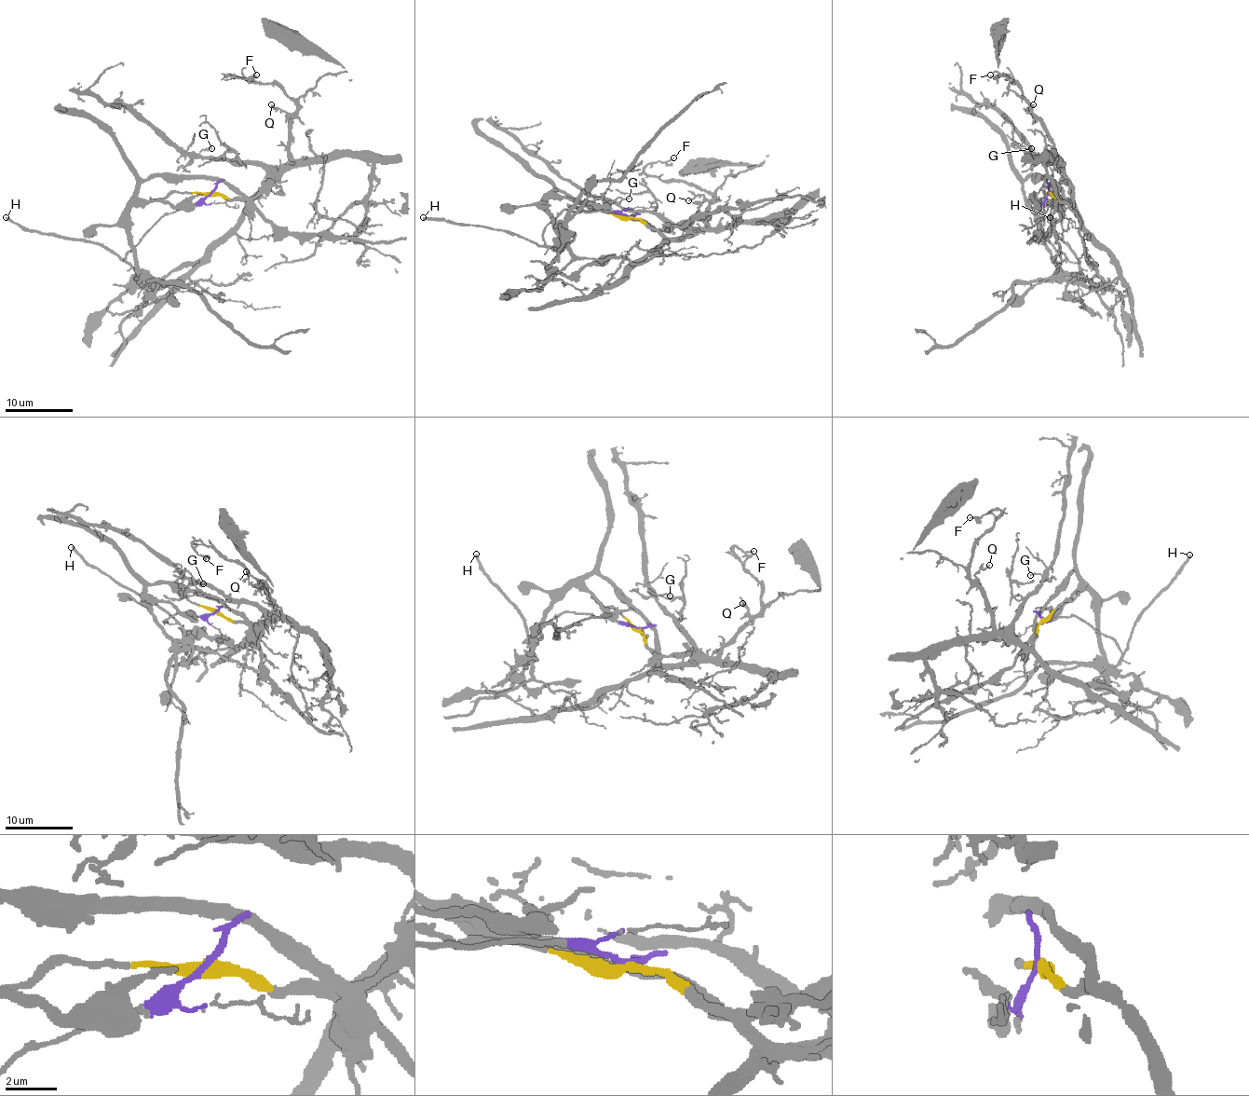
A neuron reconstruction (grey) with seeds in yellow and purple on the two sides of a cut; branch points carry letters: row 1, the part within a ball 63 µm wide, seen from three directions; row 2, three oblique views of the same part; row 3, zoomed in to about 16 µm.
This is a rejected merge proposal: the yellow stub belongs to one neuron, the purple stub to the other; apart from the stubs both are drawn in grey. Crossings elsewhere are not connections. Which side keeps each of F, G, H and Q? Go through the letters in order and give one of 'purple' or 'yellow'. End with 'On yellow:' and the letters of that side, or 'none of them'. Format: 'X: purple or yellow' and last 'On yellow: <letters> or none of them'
F: yellow
G: yellow
H: purple
Q: yellow
On yellow: F, G, Q

